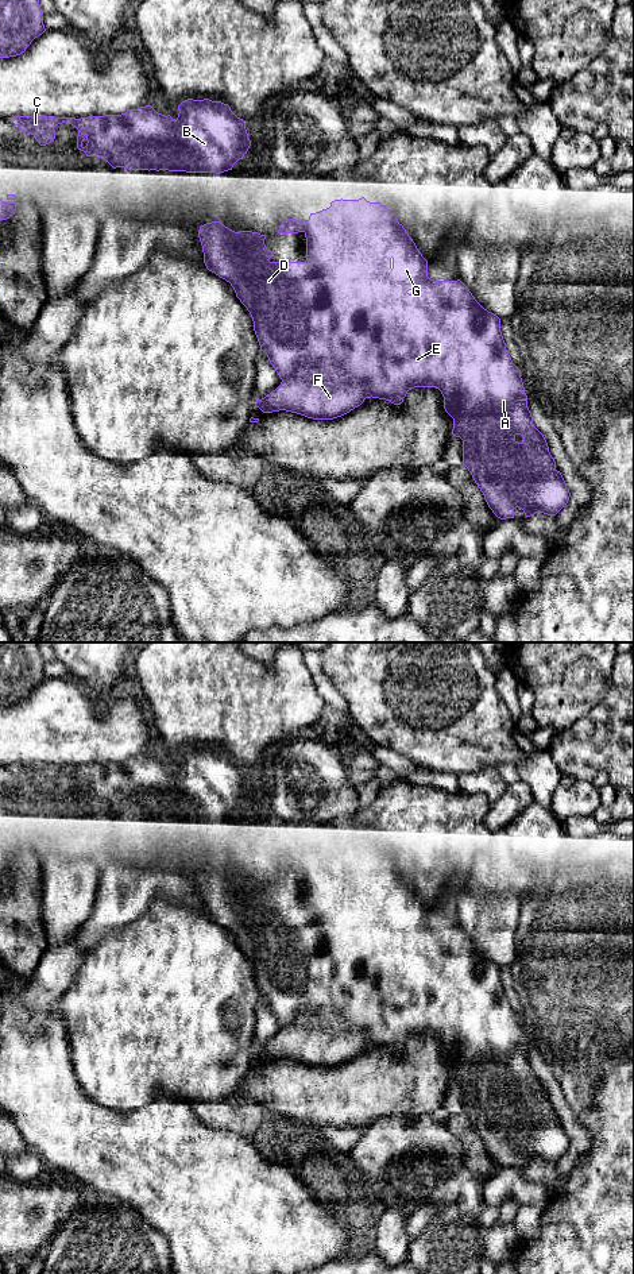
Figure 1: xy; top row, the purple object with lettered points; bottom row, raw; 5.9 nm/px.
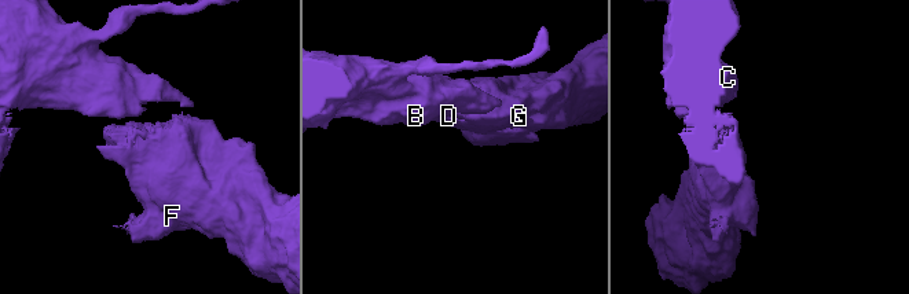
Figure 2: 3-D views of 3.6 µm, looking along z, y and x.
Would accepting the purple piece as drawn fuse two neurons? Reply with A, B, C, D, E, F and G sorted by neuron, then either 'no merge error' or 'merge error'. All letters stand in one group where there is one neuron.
groups A B C D E G / F; merge error

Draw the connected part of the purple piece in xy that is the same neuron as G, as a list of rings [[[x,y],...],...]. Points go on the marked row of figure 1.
[[[364,197],[359,200],[335,200],[330,206],[316,213],[309,219],[289,219],[279,225],[278,233],[304,232],[306,238],[305,262],[270,262],[272,251],[264,244],[264,235],[252,231],[235,232],[220,221],[206,223],[200,227],[198,238],[202,246],[204,263],[206,269],[220,278],[225,279],[233,287],[236,297],[250,312],[254,321],[254,331],[258,337],[260,351],[263,351],[282,381],[297,375],[305,366],[314,367],[326,364],[329,381],[337,383],[362,385],[366,398],[379,398],[401,405],[407,391],[414,387],[436,387],[444,397],[444,409],[453,418],[452,435],[463,440],[463,466],[468,468],[475,483],[484,495],[484,499],[492,513],[500,518],[514,518],[514,509],[523,510],[526,517],[536,513],[556,516],[567,506],[571,493],[560,471],[556,470],[556,462],[549,452],[544,435],[534,426],[531,413],[527,408],[527,395],[525,393],[521,370],[513,363],[500,332],[500,318],[484,309],[472,296],[469,289],[460,281],[433,281],[428,277],[428,260],[422,256],[413,239],[409,236],[397,216],[380,202],[370,202]]]

